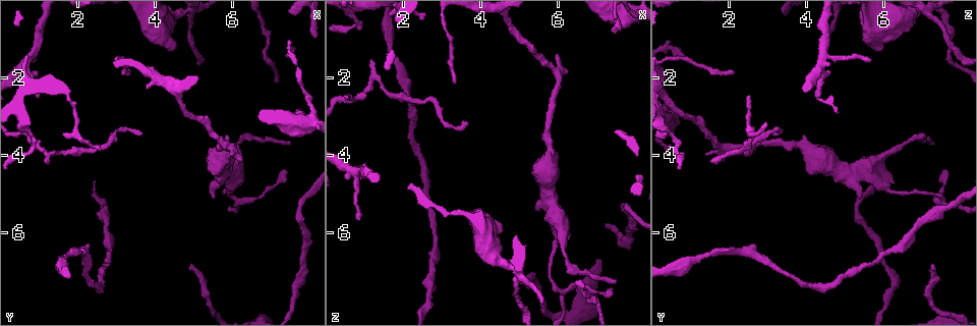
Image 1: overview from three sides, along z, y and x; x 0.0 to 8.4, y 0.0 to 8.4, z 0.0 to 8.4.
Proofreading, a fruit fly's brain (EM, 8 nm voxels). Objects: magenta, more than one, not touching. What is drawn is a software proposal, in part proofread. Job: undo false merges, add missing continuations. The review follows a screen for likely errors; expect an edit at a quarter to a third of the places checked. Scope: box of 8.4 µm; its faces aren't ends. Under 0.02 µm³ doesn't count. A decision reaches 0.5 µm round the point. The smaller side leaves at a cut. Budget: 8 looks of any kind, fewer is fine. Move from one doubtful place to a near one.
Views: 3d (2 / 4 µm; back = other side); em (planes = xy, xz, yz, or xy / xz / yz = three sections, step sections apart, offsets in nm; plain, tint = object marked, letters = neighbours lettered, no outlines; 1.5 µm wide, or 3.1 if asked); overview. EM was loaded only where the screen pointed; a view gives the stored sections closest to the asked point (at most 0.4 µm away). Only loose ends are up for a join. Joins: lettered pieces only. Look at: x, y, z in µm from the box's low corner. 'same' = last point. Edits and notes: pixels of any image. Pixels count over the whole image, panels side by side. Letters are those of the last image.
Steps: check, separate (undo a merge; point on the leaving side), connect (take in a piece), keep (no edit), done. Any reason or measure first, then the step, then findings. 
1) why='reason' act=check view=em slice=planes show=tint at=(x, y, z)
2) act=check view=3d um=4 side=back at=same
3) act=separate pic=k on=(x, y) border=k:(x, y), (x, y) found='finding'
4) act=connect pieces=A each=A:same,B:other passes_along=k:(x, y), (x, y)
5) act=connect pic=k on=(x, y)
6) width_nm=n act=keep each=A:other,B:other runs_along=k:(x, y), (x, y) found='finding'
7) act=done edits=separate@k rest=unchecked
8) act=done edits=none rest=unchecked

why='end of a long branch' act=check view=3d um=2 at=(4.90, 6.80, 7.30)

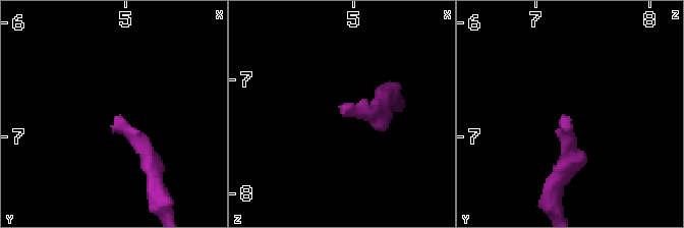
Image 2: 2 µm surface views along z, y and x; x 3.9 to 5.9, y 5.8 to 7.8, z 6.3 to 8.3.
act=check view=em slice=planes show=letters at=(4.90, 6.86, 7.34)

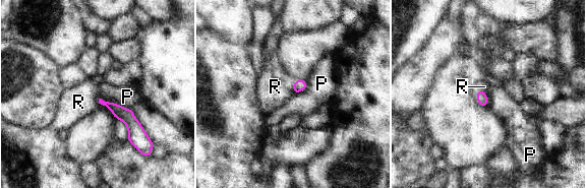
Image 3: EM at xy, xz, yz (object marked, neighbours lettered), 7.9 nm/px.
longest_contact=P:280nm act=connect pieces=R each=P:other,R:same passes_along=3:(480, 96), (485, 95), (484, 86) found='the cell continues'

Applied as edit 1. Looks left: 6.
why='see it whole again' act=check view=overview

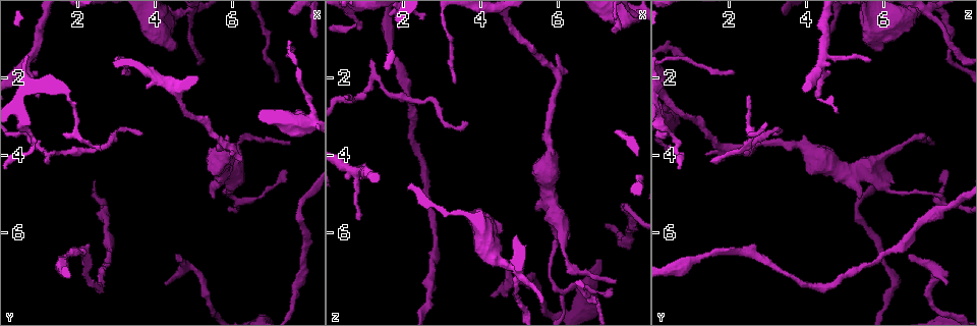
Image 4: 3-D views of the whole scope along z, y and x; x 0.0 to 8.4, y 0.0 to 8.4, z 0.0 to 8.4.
why='sharp bend' act=check view=em slice=planes show=plain at=(6.05, 5.10, 7.55)

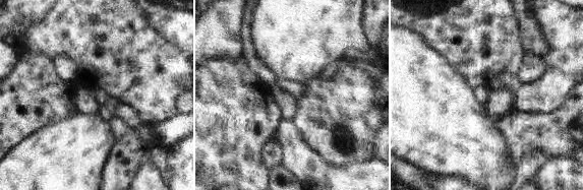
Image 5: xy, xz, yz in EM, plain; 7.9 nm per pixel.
why='see the neighbours' act=check view=em slice=planes show=letters at=same

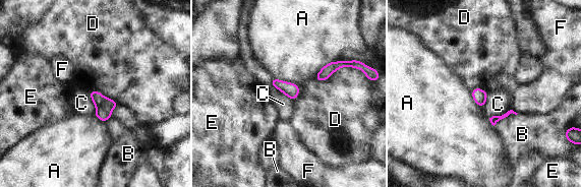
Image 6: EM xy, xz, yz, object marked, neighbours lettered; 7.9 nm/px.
act=keep each=A:other,B:other,C:other,D:other,E:other,F:other border=6:(271, 77), (271, 83), (291, 100) found='all the same cell'

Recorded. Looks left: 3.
why='tapers out' act=check view=3d um=2 at=(7.50, 3.75, 7.20)

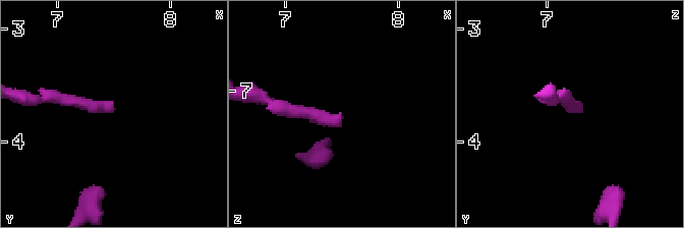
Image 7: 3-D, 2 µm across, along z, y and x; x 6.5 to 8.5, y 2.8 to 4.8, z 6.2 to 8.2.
why='need the tissue' act=check view=em slice=planes show=plain at=(7.52, 3.70, 7.20)

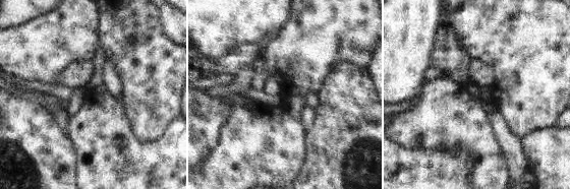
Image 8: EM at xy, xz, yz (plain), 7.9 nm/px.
why='what lies round it' act=check view=em slice=planes show=letters at=same

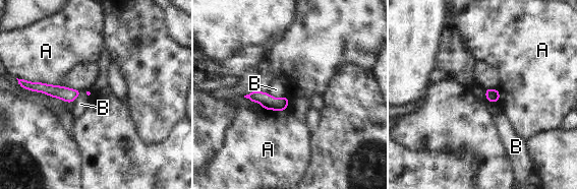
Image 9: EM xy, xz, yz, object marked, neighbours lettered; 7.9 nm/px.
longest_contact=A:260nm act=keep each=A:other,B:other found='none of them fits'

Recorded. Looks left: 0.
act=done edits=connect@3 rest=unchecked

